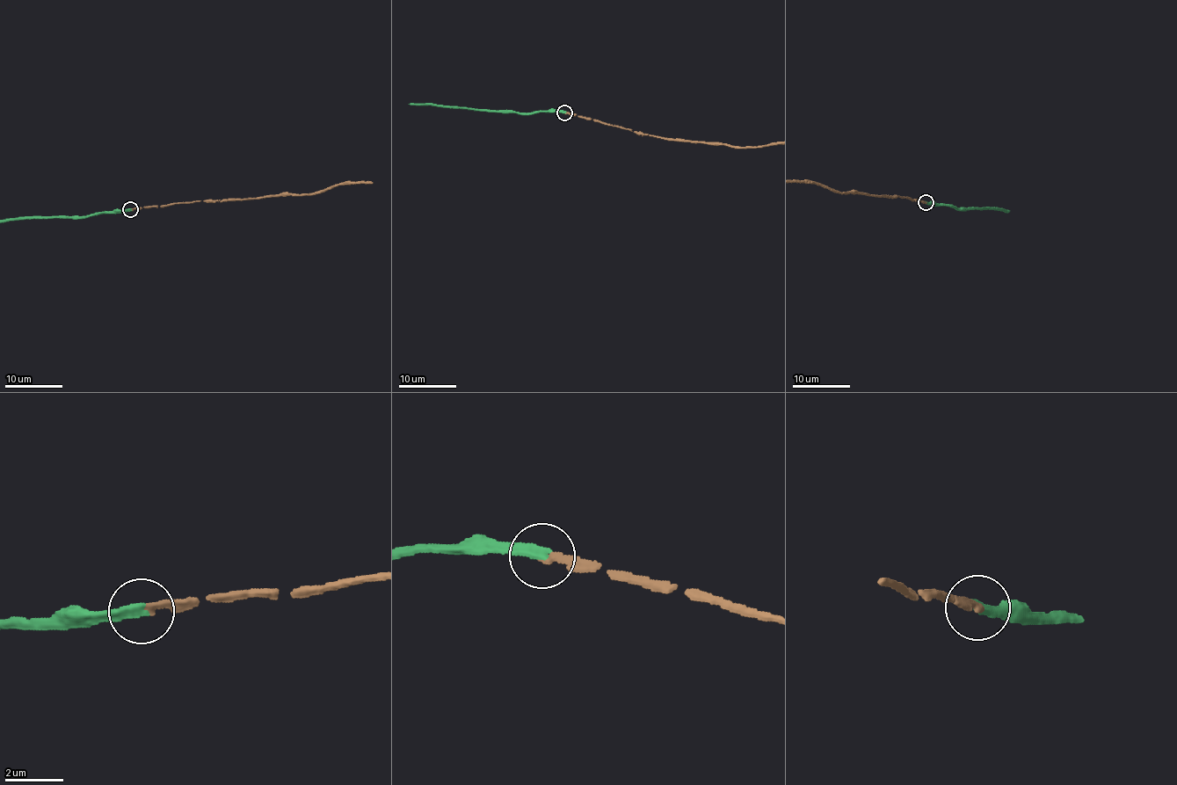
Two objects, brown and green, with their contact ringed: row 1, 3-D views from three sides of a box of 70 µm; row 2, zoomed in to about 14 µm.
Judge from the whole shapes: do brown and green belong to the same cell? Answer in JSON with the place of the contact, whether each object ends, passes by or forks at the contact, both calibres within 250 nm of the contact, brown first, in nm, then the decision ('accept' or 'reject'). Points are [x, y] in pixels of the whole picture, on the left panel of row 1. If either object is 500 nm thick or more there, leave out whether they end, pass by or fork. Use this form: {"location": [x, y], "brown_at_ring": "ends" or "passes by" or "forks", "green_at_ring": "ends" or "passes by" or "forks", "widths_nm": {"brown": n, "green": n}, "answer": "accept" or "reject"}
{"location": [130, 209], "brown_at_ring": "ends", "green_at_ring": "ends", "widths_nm": {"brown": 220, "green": 320}, "answer": "accept"}

